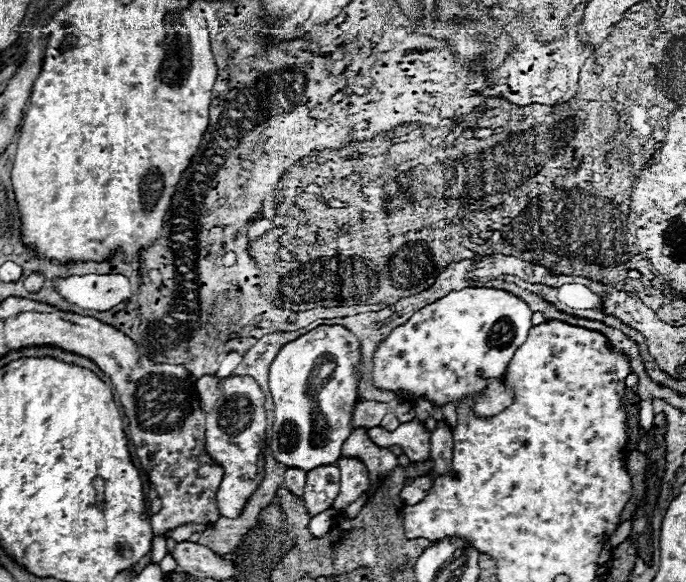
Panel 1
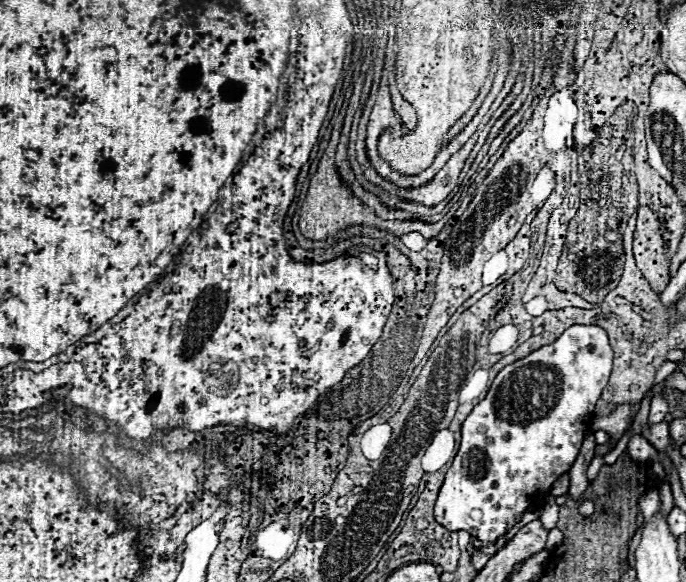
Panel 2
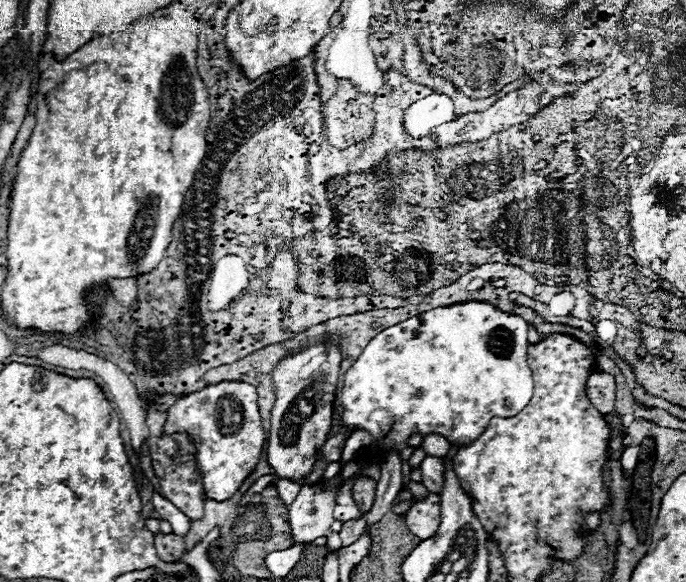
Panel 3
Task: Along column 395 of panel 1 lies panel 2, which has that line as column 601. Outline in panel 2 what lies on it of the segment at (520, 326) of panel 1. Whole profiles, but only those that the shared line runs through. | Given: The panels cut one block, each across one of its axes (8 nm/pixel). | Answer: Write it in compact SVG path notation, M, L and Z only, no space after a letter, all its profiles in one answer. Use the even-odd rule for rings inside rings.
M570 326L556 342L508 364L494 378L486 398L478 402L462 424L462 444L446 472L434 506L434 520L446 530L466 530L480 542L496 542L508 534L524 512L540 508L552 484L570 470L594 416L596 402L612 370L614 352L600 326Z

